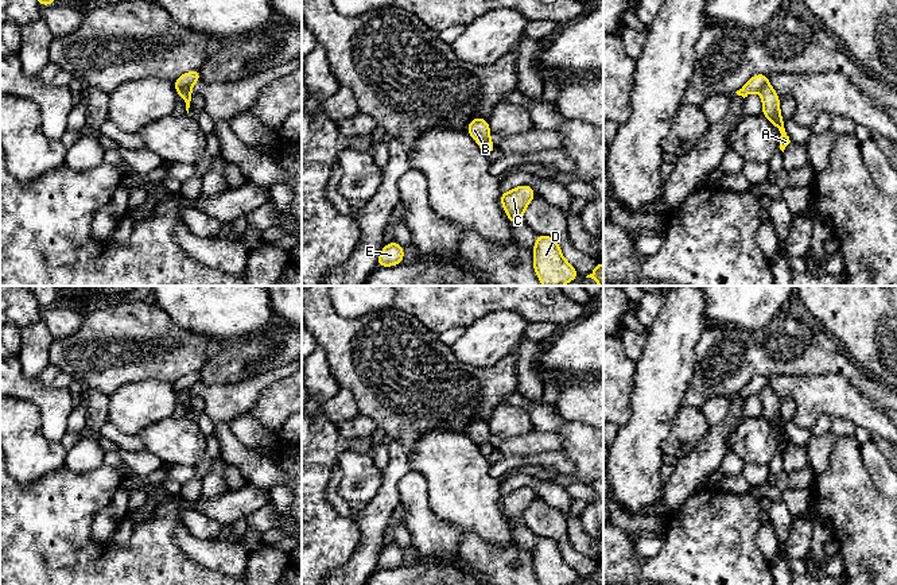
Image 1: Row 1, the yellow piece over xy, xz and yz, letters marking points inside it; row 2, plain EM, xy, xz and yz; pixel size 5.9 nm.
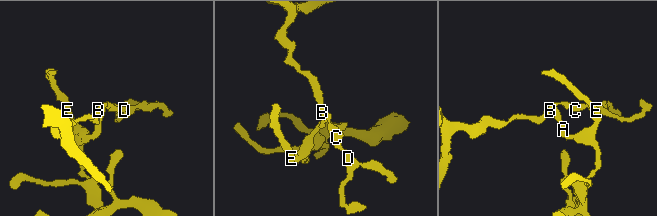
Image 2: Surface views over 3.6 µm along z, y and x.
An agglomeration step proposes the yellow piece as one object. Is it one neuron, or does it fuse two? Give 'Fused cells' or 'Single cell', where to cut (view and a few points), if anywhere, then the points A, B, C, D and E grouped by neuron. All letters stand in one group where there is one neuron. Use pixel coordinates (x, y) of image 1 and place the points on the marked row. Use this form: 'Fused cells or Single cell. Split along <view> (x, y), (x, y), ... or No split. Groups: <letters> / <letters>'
Fused cells. Split along xy (190, 85), (178, 93). Groups: A E / B C D

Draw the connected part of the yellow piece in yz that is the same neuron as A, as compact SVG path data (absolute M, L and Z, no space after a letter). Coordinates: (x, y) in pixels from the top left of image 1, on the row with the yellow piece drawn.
M769 82L764 85L760 93L762 100L762 115L781 132L780 150L784 152L785 147L791 143L791 140L788 132L785 131L784 120L781 117L780 97Z

